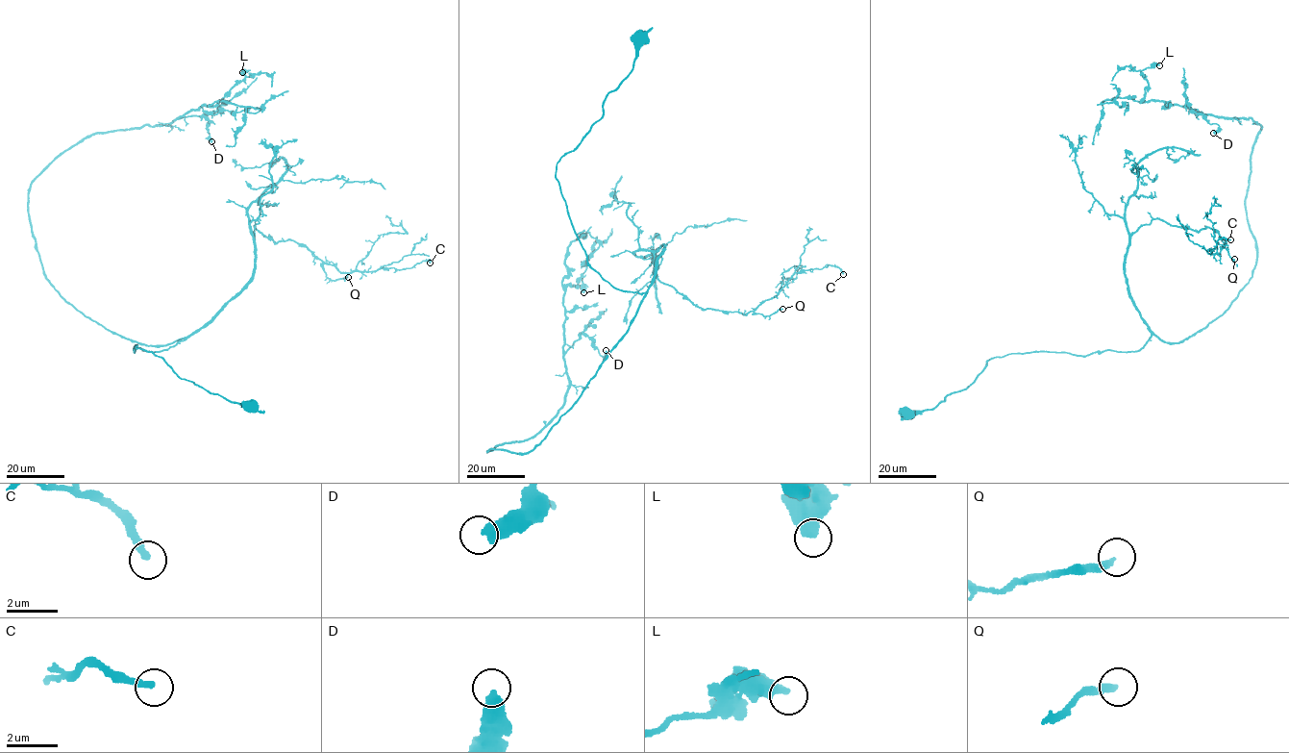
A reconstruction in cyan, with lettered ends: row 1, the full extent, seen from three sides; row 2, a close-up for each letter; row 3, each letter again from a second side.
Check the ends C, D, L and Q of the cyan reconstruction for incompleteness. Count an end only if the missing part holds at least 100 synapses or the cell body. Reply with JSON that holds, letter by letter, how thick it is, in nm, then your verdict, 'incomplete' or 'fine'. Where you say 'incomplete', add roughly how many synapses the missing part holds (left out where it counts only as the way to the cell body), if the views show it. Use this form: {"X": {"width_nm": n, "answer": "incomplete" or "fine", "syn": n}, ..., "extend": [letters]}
{"C": {"width_nm": 280, "answer": "fine"}, "D": {"width_nm": 480, "answer": "fine"}, "L": {"width_nm": 440, "answer": "fine"}, "Q": {"width_nm": 280, "answer": "fine"}, "extend": []}

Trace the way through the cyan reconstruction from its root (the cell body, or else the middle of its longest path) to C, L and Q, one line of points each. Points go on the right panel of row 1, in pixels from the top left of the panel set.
C: (906, 414), (992, 358), (1143, 348), (1125, 253), (1153, 219), (1217, 230), (1208, 253), (1230, 239)
L: (906, 414), (965, 389), (992, 358), (1183, 341), (1247, 284), (1263, 127), (1141, 101), (1141, 70), (1159, 65)
Q: (906, 414), (965, 389), (992, 358), (1143, 348), (1152, 336), (1125, 253), (1153, 219), (1217, 230), (1234, 259)

